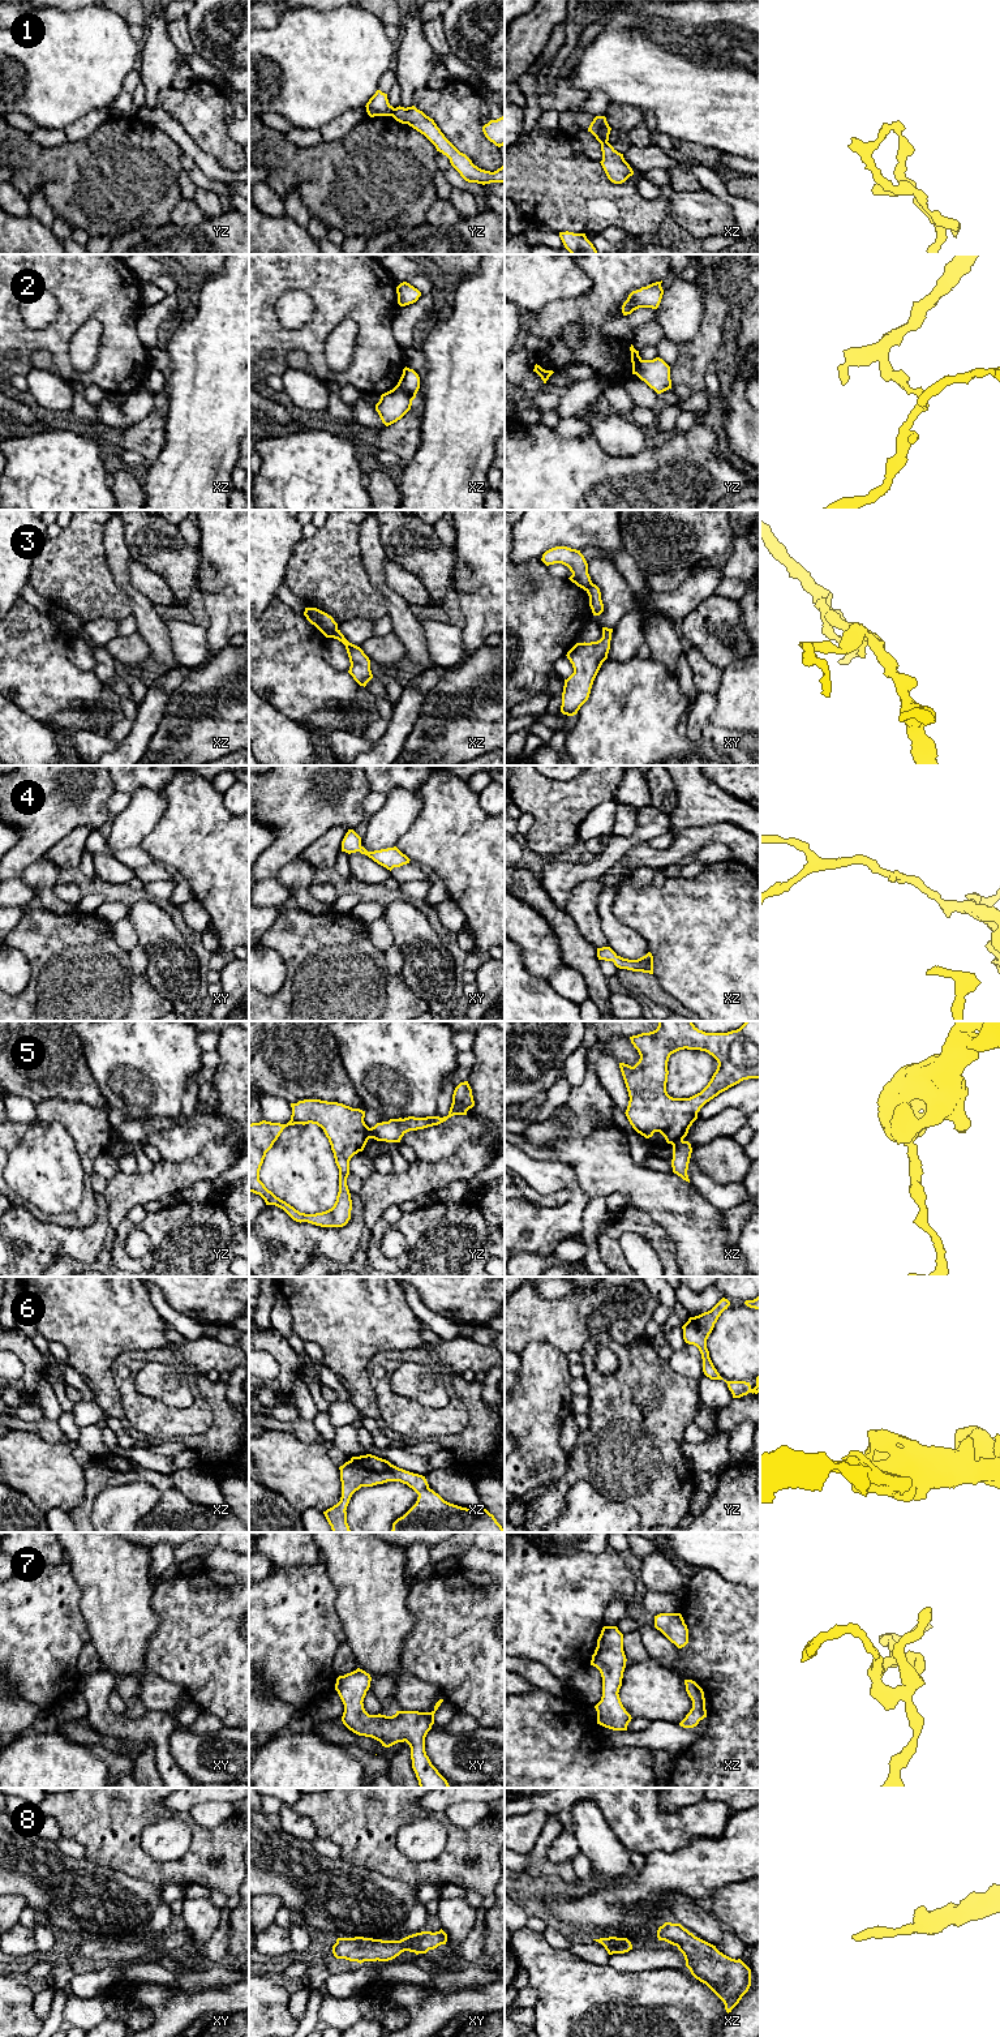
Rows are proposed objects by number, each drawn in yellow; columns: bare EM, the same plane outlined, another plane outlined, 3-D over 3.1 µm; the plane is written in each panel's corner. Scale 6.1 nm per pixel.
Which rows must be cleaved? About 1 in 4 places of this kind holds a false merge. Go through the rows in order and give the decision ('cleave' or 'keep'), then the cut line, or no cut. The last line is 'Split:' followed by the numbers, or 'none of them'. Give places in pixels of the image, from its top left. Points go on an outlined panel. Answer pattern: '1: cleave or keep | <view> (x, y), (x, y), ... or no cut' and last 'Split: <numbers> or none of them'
1: cleave | yz (395, 108), (391, 115)
2: cleave | xz (395, 386), (407, 391), (413, 398)
3: cleave | xz (337, 629), (331, 637)
4: keep | no cut
5: cleave | xz (682, 1139), (672, 1144)
6: keep | no cut
7: keep | no cut
8: keep | no cut
Split: 1, 2, 3, 5

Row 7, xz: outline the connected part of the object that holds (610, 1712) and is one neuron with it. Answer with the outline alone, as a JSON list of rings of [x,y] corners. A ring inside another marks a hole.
[[[604,1626],[591,1665],[596,1667],[602,1677],[602,1697],[595,1706],[597,1724],[613,1731],[627,1731],[627,1725],[632,1719],[618,1694],[626,1661],[623,1634],[617,1626]]]

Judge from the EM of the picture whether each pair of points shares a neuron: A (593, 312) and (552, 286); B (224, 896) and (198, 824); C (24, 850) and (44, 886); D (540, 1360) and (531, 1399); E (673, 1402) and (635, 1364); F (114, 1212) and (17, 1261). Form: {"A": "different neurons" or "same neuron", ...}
{"A": "different neurons", "B": "same neuron", "C": "different neurons", "D": "same neuron", "E": "same neuron", "F": "different neurons"}

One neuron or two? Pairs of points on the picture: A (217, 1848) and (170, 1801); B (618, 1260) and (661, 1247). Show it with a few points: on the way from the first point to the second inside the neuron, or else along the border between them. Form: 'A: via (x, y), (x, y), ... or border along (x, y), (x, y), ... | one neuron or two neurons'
A: border along (162, 1801), (171, 1810), (188, 1813) | two neurons
B: via (614, 1242), (614, 1236), (625, 1226), (646, 1229) | one neuron

